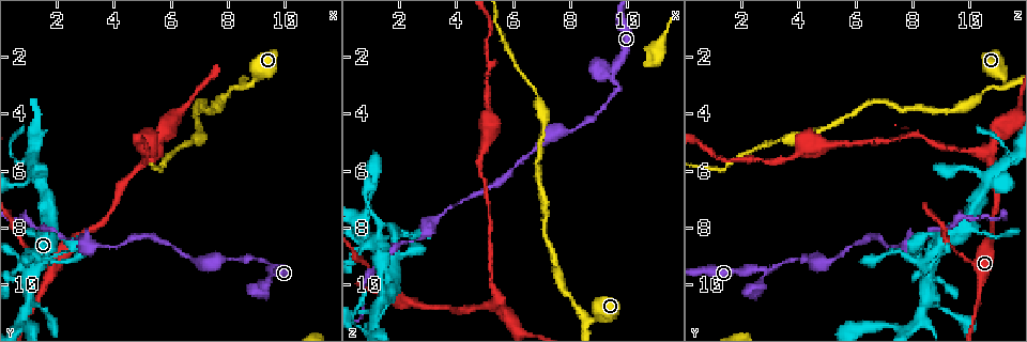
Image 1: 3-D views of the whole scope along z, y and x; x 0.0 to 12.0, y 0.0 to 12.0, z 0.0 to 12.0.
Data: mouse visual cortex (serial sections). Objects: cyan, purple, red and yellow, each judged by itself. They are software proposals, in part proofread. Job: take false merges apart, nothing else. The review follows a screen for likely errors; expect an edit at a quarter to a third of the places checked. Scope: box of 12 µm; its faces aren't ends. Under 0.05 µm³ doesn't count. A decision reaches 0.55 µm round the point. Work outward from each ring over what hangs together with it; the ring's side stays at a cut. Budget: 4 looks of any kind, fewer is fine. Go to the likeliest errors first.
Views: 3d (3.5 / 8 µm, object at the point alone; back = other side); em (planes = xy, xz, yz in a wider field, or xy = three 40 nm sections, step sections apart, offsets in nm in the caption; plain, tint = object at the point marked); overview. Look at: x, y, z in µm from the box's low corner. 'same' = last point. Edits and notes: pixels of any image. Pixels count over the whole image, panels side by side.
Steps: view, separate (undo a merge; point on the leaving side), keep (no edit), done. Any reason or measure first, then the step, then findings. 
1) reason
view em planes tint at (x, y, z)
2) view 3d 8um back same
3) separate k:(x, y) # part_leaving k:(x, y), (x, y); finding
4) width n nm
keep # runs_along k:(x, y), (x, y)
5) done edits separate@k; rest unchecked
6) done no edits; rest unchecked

view 3d 3.5um at (8.7, 2.9, 11.2)

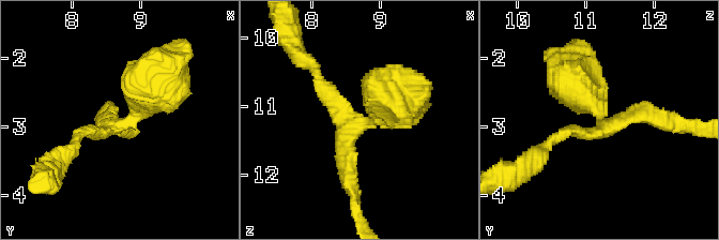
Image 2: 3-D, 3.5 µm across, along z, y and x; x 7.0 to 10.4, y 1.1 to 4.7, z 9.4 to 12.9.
now the EM
view em xy step 5 tint at (8.70, 2.95, 11.25)

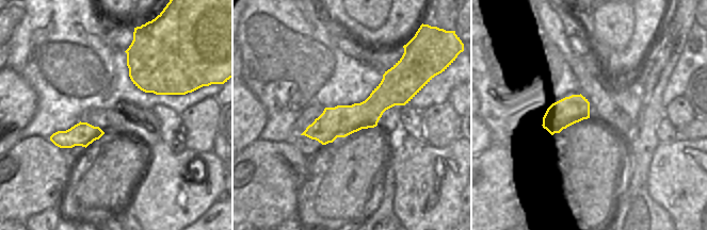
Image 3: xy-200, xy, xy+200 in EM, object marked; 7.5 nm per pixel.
width 240 nm
keep # runs_along 3:(417, 87), (307, 133); all the same cell

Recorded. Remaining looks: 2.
four arms meet
view 3d 3.5um at (0.9, 11.4, 8.0)

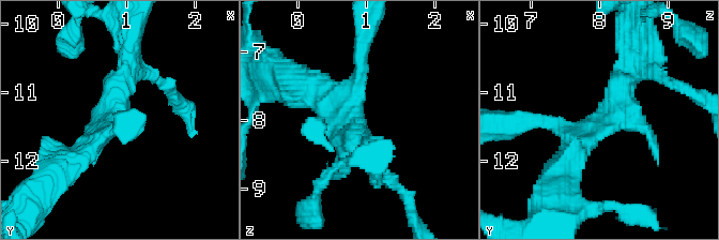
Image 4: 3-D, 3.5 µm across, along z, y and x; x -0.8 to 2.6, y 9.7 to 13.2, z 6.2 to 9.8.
view em xy step 2 tint at (0.80, 11.35, 8.05)

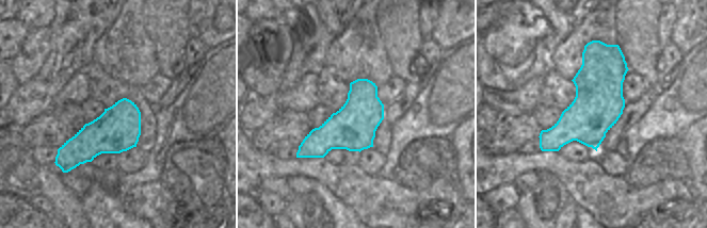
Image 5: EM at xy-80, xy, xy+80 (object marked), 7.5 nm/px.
keep # one cell here

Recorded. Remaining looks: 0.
done no edits; rest unchecked

